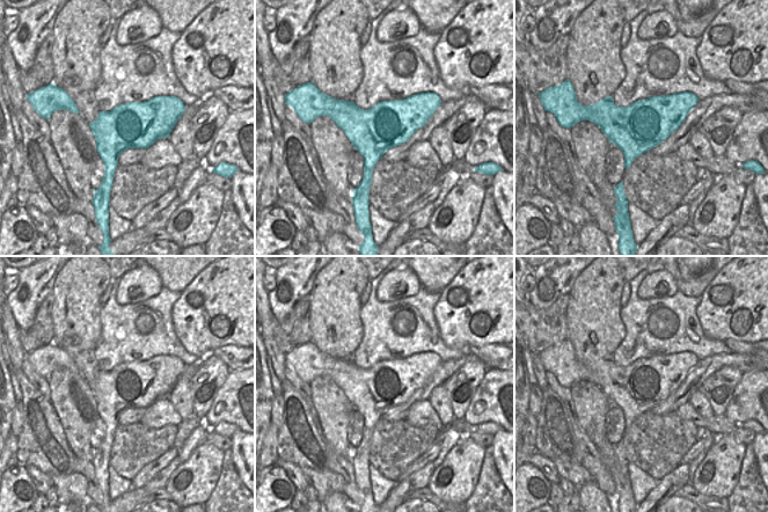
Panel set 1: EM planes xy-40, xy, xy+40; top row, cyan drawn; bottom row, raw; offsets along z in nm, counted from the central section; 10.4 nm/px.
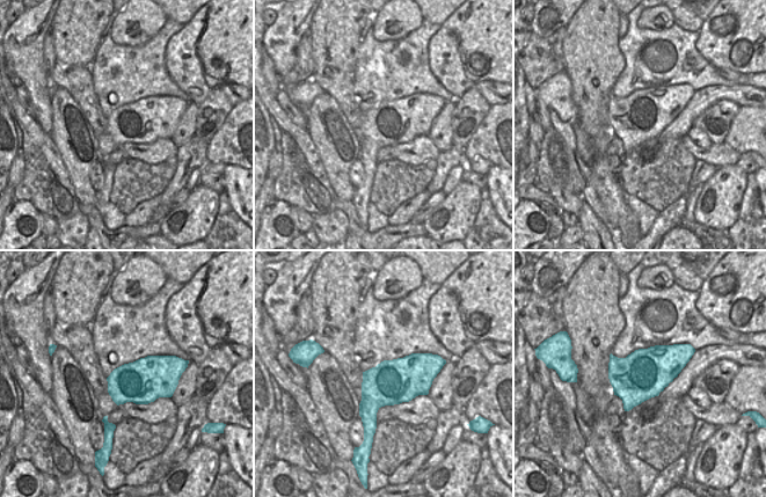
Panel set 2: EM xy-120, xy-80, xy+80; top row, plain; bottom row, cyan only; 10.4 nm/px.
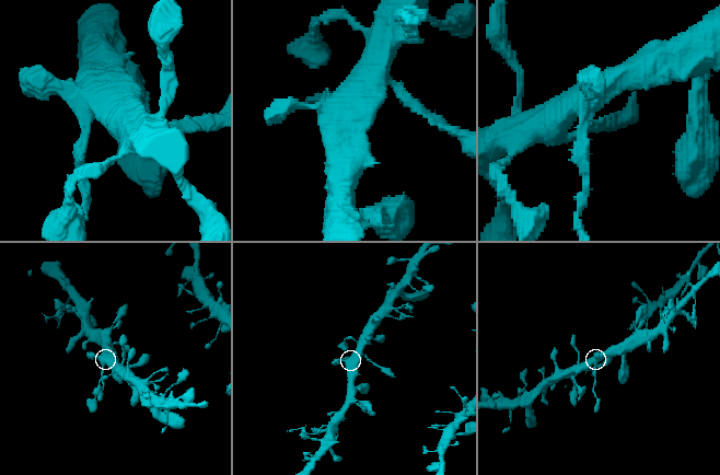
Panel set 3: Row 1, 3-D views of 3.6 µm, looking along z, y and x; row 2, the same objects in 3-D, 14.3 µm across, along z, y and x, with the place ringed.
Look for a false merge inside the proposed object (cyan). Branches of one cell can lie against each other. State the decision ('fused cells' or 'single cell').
single cell

